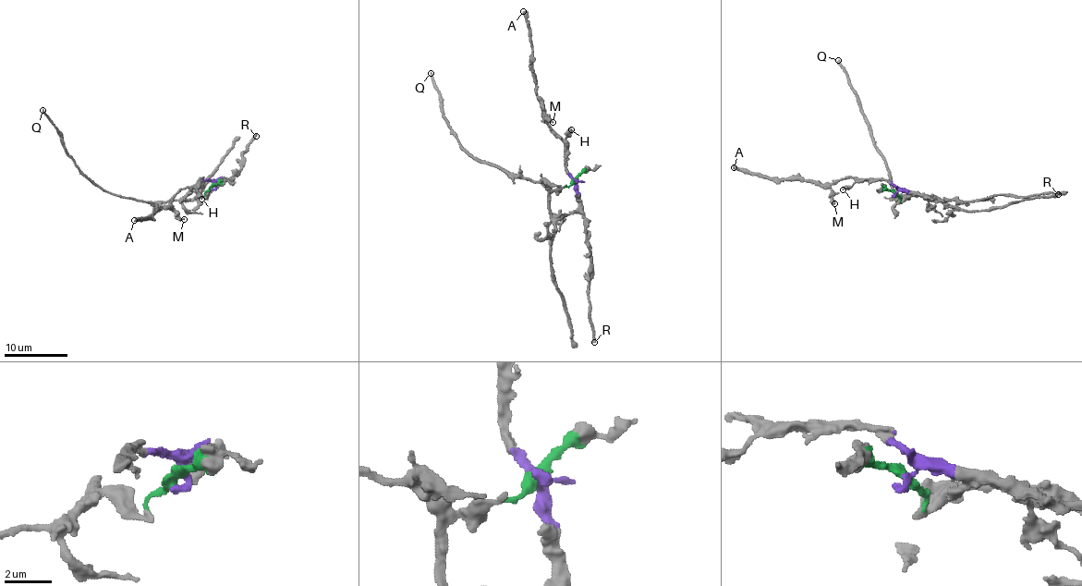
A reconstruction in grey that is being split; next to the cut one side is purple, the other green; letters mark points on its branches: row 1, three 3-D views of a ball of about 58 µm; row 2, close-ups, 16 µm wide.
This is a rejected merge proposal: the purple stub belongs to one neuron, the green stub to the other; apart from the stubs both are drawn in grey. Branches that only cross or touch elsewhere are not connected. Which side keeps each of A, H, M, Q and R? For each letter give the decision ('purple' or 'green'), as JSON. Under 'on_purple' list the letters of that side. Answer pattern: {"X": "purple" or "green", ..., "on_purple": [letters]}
{"A": "purple", "H": "purple", "M": "purple", "Q": "green", "R": "purple", "on_purple": ["A", "H", "M", "R"]}

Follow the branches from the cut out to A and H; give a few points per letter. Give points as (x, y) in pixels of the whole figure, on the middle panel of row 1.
A: (575, 181), (566, 169), (565, 141), (551, 128), (543, 113), (541, 99), (537, 94), (531, 30), (522, 12)
H: (575, 181), (565, 162), (565, 140), (571, 128)

